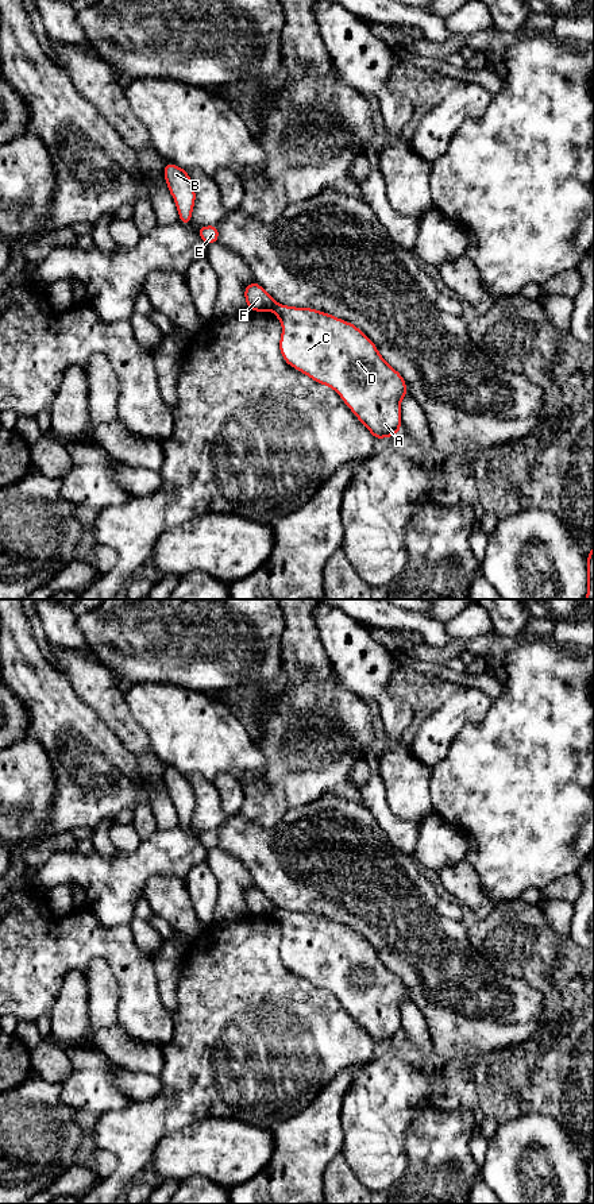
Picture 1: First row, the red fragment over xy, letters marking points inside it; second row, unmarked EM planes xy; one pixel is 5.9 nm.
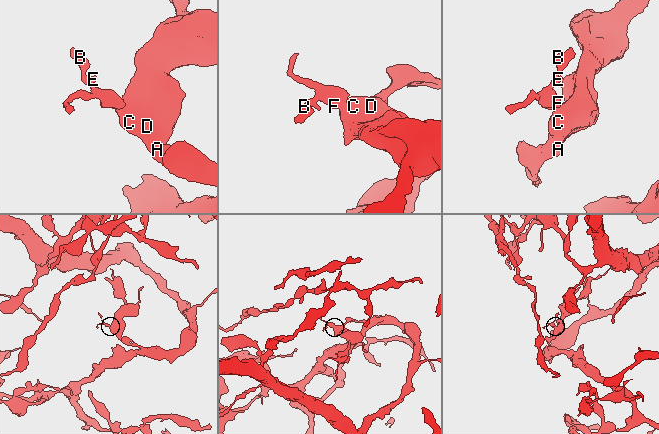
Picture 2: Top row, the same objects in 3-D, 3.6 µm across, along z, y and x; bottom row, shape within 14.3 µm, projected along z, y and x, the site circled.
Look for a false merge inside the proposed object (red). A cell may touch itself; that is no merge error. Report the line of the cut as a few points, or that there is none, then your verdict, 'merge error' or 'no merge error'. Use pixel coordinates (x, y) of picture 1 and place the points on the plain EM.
xy (277, 909), (273, 915) | merge error

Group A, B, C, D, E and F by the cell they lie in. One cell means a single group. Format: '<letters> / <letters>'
A C D / B E F

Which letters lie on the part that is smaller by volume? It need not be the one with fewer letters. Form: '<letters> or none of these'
B, E, F

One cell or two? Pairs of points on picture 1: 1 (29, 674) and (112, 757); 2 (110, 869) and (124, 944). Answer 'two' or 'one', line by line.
1: one
2: two

